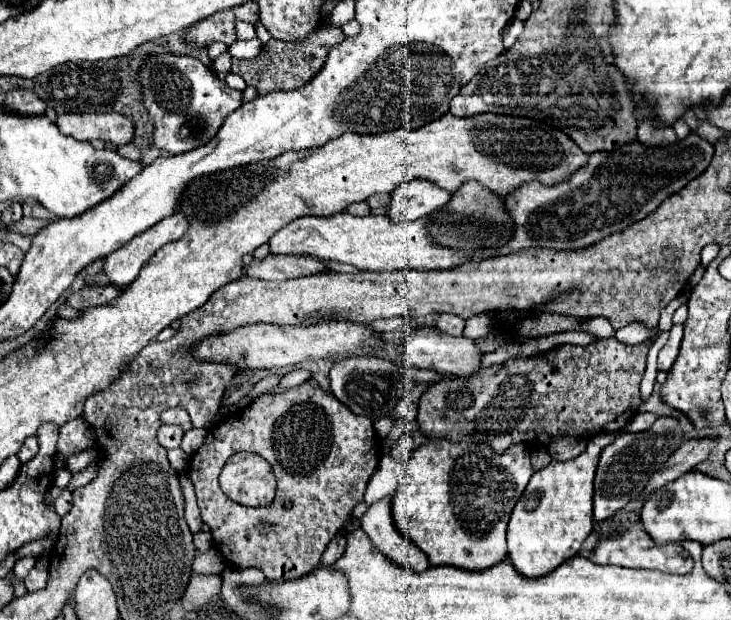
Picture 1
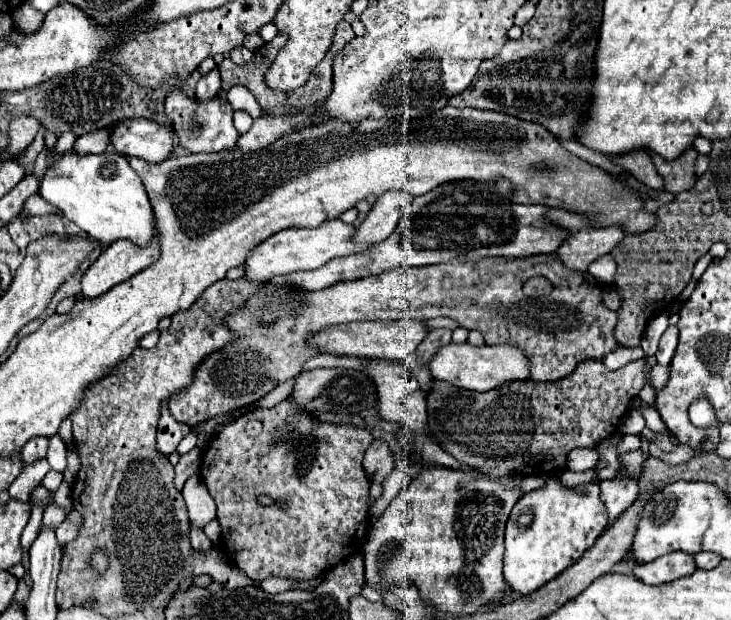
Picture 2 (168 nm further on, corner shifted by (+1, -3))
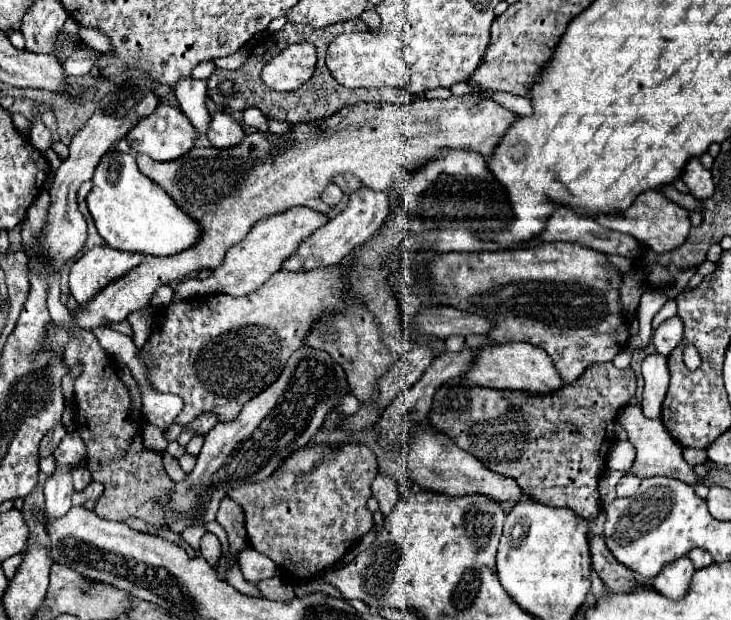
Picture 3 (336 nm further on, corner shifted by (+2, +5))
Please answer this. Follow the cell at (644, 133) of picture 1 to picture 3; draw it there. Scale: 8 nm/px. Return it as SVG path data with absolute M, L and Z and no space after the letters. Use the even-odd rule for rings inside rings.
M690 158L682 170L682 180L696 198L710 198L714 194L714 182L710 170L706 170L698 158Z

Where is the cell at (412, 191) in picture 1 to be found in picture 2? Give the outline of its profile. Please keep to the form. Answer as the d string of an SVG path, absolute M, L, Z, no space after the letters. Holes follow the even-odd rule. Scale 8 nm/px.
M385 192L381 198L377 198L365 220L355 228L357 234L353 236L353 242L383 242L397 228L403 214L411 208L411 200L413 198L403 192Z

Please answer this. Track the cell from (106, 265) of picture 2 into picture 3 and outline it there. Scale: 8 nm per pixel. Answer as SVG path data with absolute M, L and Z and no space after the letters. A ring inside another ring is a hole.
M96 246L86 252L70 270L70 294L78 304L86 304L96 292L118 280L144 260L144 254Z

